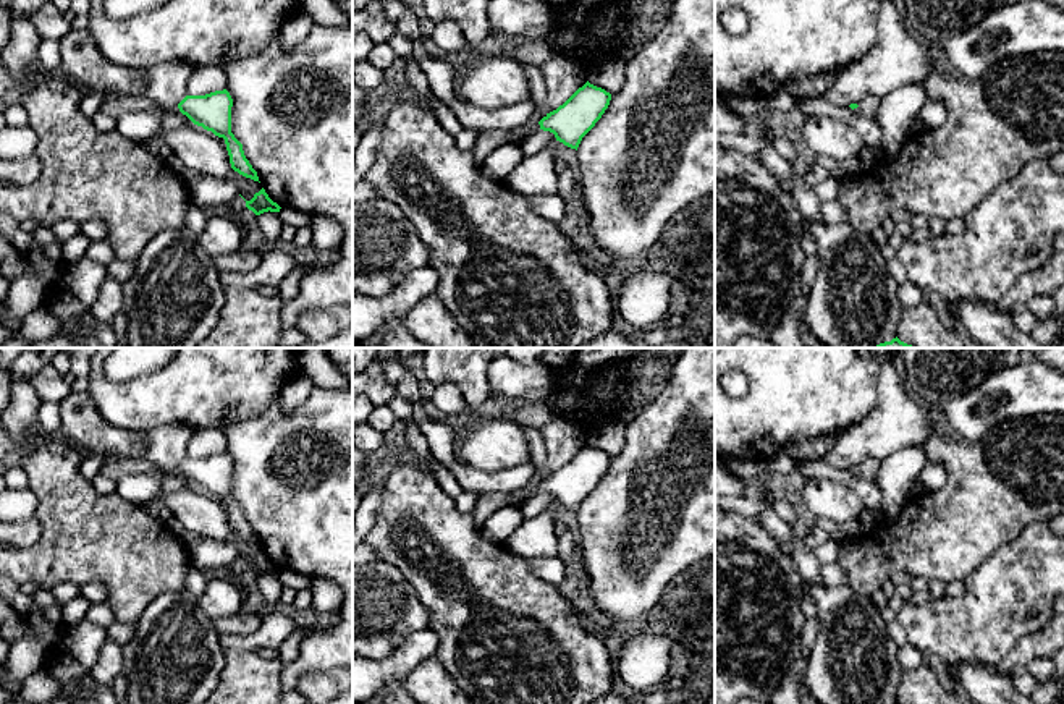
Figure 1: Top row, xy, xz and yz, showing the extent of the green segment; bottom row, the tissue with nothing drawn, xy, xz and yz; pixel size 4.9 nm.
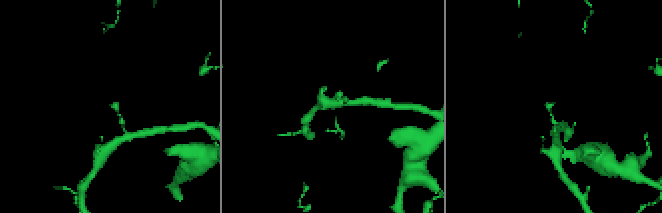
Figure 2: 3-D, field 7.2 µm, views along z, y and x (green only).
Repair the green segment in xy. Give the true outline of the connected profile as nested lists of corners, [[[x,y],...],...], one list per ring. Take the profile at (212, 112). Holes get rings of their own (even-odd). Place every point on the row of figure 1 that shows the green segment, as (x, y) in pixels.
[[[226,89],[205,95],[186,95],[178,105],[163,107],[162,112],[137,110],[116,117],[116,129],[123,138],[134,142],[146,142],[158,138],[162,117],[165,112],[181,112],[194,125],[223,138],[230,155],[230,163],[239,175],[259,181],[257,172],[244,155],[243,144],[231,133],[233,99]]]

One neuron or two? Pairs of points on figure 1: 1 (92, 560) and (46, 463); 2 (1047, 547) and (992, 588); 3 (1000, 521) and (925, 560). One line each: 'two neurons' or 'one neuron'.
1: one neuron
2: one neuron
3: one neuron

